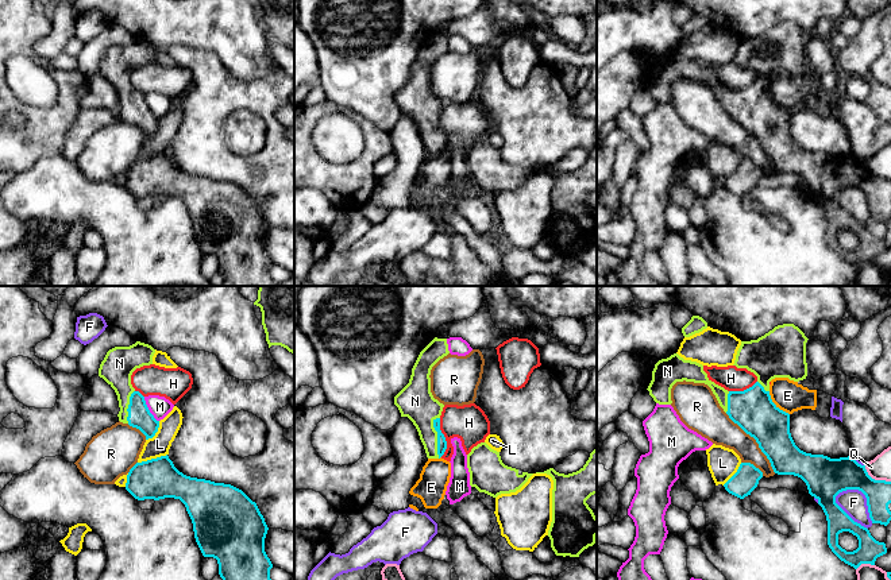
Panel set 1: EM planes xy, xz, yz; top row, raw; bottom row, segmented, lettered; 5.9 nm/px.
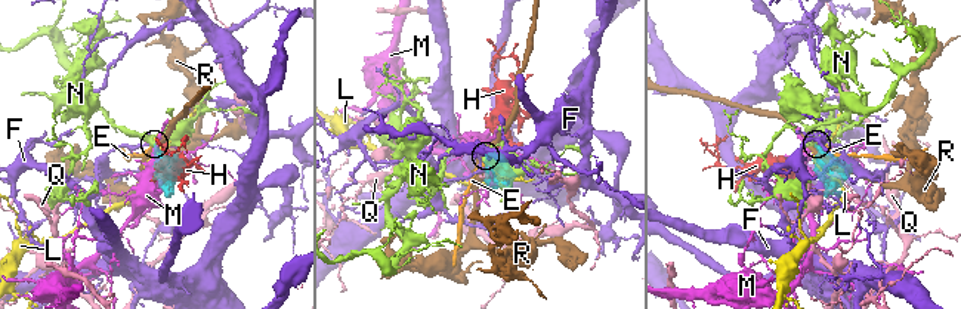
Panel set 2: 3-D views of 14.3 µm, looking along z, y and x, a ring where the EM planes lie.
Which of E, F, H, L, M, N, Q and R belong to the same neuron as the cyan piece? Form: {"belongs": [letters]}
{"belongs": ["N"]}

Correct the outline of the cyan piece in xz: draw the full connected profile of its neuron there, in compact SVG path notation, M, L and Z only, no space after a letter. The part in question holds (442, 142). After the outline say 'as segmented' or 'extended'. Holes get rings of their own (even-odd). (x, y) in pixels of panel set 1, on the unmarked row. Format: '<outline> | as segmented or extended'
M435 35L418 53L409 81L394 94L401 115L408 115L416 124L428 156L440 156L447 139L440 128L444 103L431 90L431 67L450 51L447 36Z | extended

